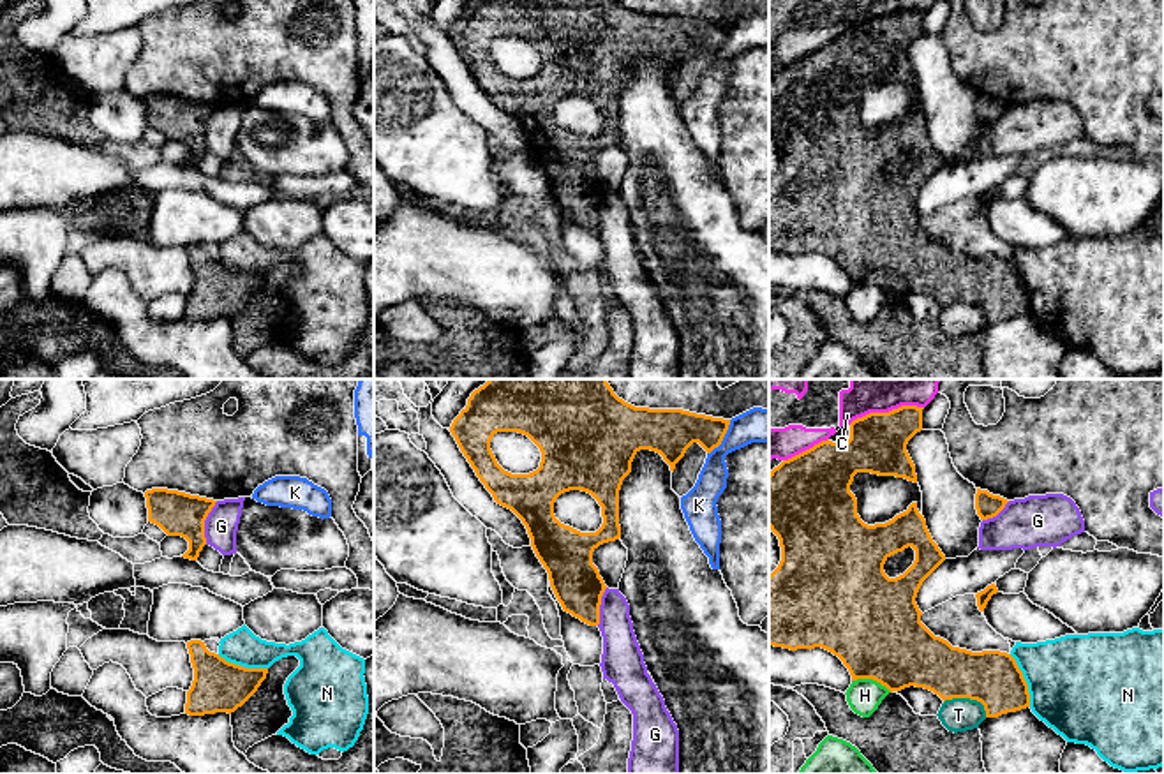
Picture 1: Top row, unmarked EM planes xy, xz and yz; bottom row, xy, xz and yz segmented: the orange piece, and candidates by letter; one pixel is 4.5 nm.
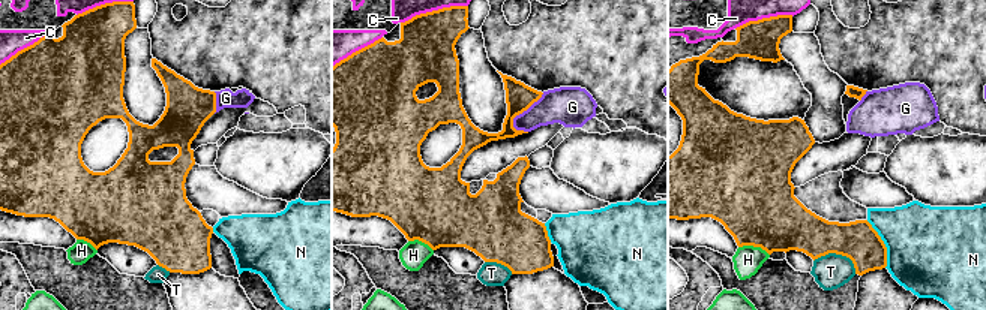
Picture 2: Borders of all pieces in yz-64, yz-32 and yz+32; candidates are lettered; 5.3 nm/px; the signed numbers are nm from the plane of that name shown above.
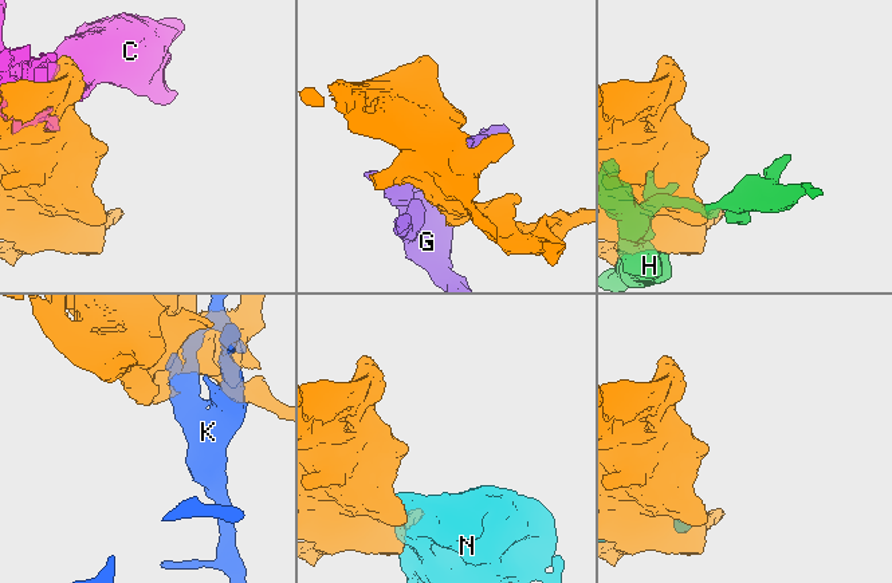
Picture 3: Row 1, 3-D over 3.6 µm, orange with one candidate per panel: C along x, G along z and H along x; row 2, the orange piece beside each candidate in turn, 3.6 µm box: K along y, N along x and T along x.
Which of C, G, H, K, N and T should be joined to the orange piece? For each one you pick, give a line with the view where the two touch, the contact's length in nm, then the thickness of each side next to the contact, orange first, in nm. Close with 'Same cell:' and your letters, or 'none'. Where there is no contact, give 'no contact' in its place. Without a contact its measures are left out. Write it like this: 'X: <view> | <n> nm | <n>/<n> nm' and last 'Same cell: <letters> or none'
Same cell: none

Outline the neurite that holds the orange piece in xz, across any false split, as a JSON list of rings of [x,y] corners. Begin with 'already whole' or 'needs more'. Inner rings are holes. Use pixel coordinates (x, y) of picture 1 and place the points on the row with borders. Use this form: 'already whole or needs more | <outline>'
already whole | [[[489,379],[471,393],[450,432],[494,501],[511,510],[526,525],[563,610],[598,626],[607,585],[593,564],[593,552],[621,538],[619,490],[631,473],[635,455],[640,450],[656,451],[674,473],[693,443],[707,453],[718,448],[728,425],[730,420],[683,409],[635,407],[619,398],[607,379]],[[497,432],[527,435],[541,451],[540,467],[529,474],[504,471],[490,450]],[[570,490],[587,492],[601,506],[603,524],[596,532],[580,532],[556,518],[554,502]]]

